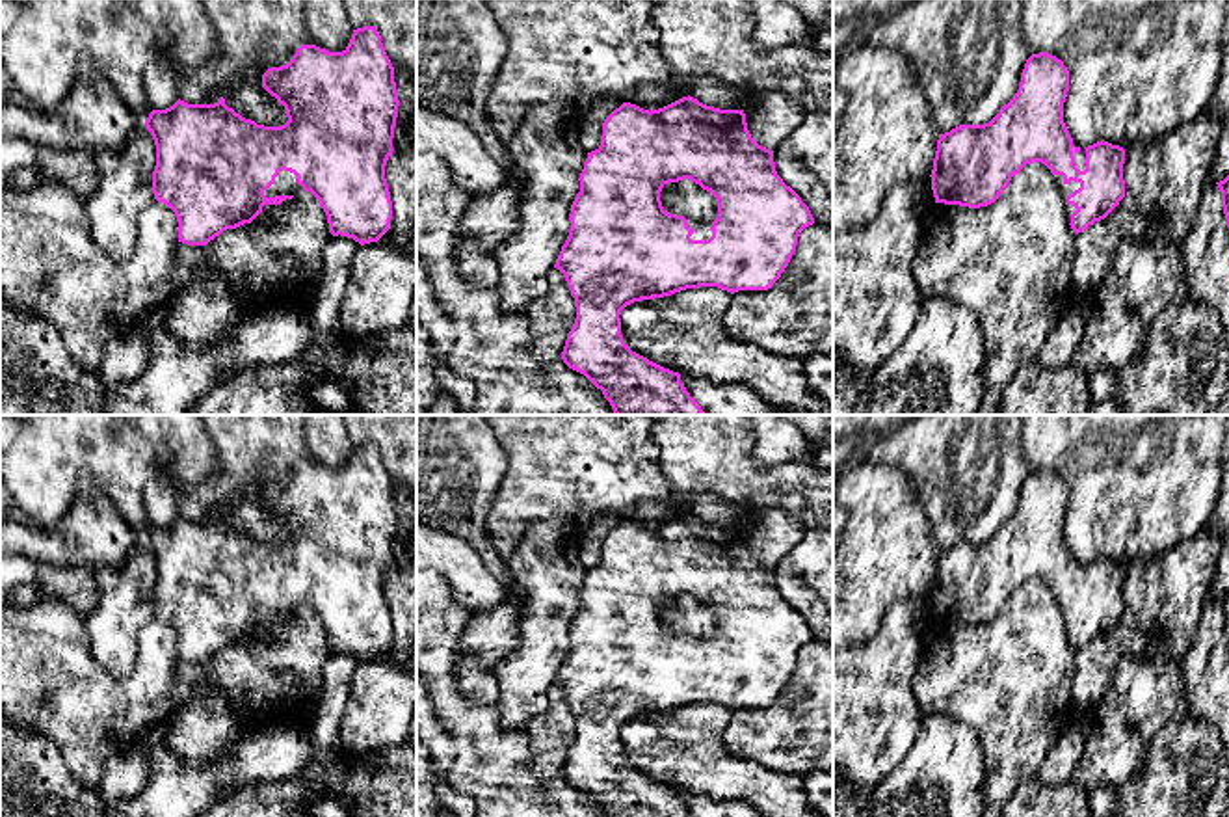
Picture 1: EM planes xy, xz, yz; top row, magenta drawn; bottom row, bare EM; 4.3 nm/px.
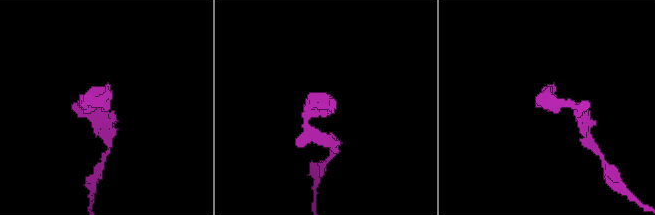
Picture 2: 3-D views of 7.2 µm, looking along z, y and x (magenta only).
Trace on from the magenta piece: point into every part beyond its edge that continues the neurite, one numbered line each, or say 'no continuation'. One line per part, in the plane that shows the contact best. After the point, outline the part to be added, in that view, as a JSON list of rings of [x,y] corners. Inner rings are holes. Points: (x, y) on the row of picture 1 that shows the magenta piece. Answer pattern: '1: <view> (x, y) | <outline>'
1: xy (285, 183) | [[[279,171],[275,177],[275,182],[264,190],[266,197],[275,197],[275,195],[297,195],[303,192],[303,186],[296,182],[296,175],[290,171]]]

